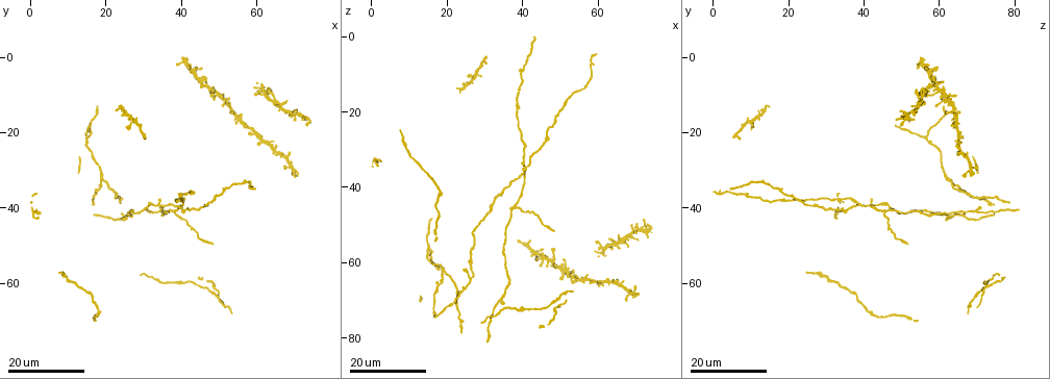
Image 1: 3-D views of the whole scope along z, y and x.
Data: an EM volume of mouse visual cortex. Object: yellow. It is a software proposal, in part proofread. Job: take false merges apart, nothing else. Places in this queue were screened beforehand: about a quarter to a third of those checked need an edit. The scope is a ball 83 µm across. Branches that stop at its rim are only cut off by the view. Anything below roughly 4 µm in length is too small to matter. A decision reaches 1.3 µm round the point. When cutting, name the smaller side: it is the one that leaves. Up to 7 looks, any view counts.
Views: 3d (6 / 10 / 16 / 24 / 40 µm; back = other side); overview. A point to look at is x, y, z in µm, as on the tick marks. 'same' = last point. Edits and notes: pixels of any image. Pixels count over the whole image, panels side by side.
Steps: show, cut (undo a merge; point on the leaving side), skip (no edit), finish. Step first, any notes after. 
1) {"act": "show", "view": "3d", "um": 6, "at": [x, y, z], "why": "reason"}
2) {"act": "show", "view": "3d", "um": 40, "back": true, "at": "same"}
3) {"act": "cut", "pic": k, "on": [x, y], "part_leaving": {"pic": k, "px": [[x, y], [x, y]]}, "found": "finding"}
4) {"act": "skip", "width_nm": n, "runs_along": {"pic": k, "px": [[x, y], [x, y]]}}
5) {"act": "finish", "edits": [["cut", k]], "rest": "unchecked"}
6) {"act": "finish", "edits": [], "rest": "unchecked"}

{"act": "show", "view": "3d", "um": 16, "at": [40.0, 36.0, 9.0]}

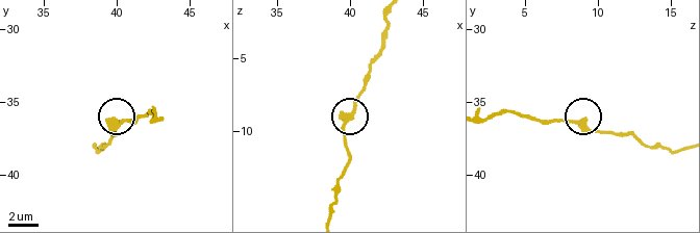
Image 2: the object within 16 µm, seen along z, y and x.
{"act": "show", "view": "3d", "um": 6, "at": [39.8, 36.4, 8.8]}

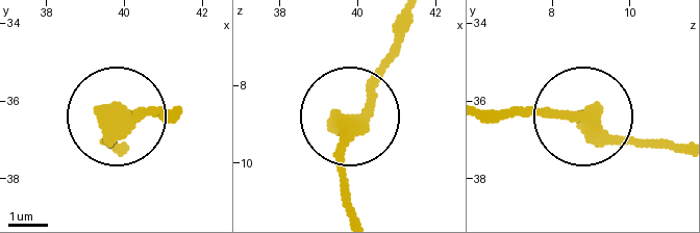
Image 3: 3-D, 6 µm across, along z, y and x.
{"act": "skip", "runs_along": {"pic": 3, "px": [[678, 151], [609, 140], [576, 114], [513, 114]]}, "found": "continuous, no second neuron"}

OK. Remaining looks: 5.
{"act": "show", "view": "3d", "um": 24, "at": [38.0, 41.0, 45.5], "why": "branch point"}

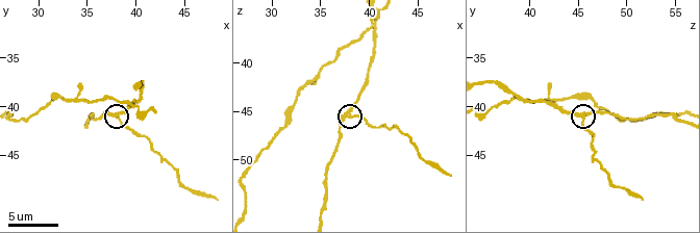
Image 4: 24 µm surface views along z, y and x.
{"act": "show", "view": "3d", "um": 10, "at": [38.0, 40.8, 44.8]}

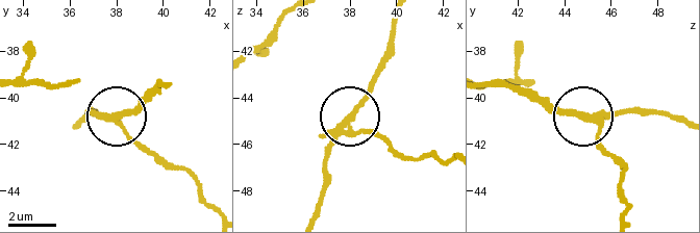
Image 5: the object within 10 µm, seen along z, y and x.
{"act": "cut", "pic": 5, "on": [127, 139], "arms": 3, "part_leaving": {"pic": 5, "px": [[103, 113], [185, 174], [215, 209]]}, "found": "two neurons meet here"}

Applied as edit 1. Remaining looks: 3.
{"act": "show", "view": "3d", "um": 10, "at": [33.8, 39.4, 42.0], "why": "side arm on a straight run"}

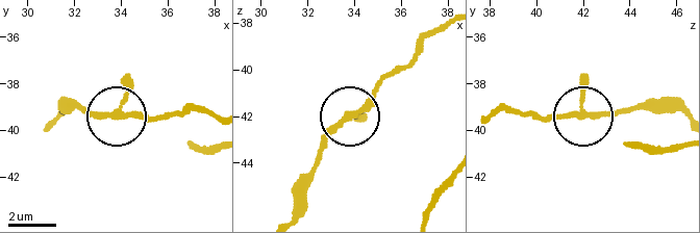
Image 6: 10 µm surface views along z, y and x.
{"act": "skip", "arms": 3, "found": "one neuron here"}

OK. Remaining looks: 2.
{"act": "finish", "edits": [["cut", 5]], "rest": "unchecked"}

